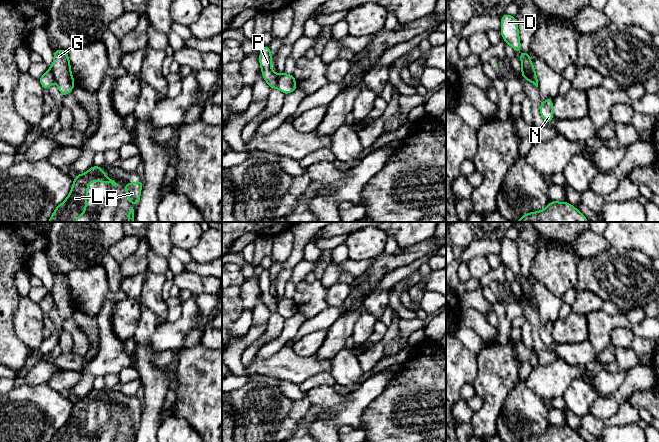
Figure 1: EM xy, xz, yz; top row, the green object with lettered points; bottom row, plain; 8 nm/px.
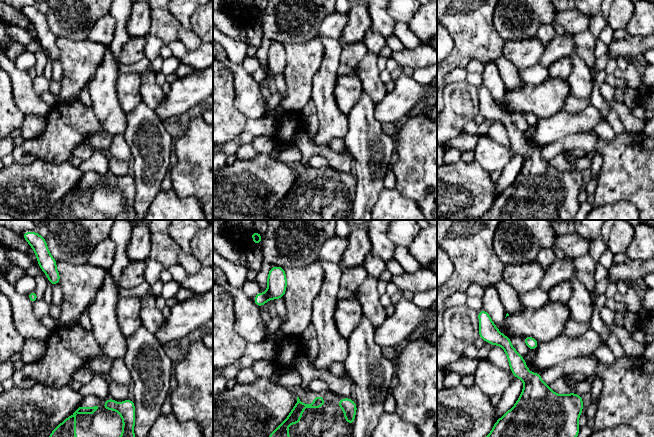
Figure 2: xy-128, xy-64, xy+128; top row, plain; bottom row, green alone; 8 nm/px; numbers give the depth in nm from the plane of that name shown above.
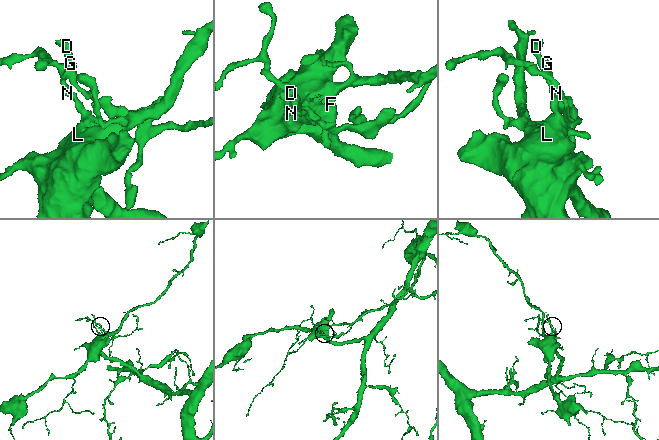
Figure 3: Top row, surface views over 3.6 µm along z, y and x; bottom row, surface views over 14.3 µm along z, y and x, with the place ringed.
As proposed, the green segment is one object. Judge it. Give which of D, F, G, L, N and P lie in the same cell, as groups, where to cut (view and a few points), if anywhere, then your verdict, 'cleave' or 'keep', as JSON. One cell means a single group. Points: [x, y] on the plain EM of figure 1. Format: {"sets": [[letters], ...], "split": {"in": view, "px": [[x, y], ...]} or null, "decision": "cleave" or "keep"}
{"sets": [["D", "G"], ["F", "L", "N", "P"]], "split": {"in": "xz", "px": [[278, 298], [276, 311]]}, "decision": "cleave"}

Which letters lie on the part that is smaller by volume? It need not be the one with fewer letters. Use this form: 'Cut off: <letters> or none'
Cut off: D, G

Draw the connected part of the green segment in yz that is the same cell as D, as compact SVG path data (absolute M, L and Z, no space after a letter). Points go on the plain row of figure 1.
M504 238L500 241L501 244L501 259L503 264L509 268L515 276L521 274L521 266L519 262L518 248L515 240Z

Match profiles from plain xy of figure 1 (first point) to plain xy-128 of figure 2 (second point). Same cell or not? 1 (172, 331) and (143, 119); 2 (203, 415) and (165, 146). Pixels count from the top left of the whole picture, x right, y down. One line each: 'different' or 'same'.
1: different
2: different

